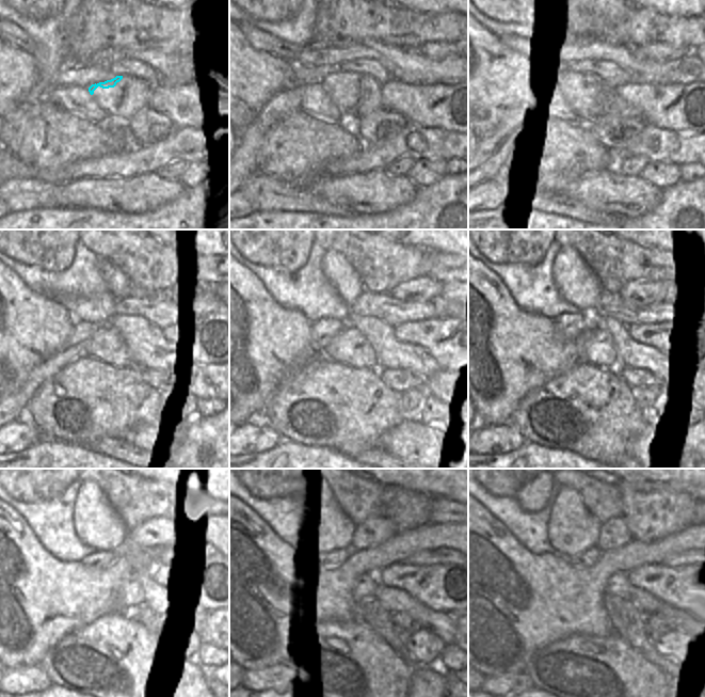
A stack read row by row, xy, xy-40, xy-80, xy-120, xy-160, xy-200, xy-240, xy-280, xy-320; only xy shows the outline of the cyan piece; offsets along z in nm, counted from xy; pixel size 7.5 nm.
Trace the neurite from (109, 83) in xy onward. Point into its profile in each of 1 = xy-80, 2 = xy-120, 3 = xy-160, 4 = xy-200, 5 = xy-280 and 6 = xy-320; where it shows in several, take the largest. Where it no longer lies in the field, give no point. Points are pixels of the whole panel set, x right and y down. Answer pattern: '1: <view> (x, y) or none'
1: xy-80 (583, 80)
2: xy-120 (147, 347)
3: xy-160 (390, 353)
4: xy-200 (630, 353)
5: xy-280 (394, 600)
6: xy-320 (646, 605)

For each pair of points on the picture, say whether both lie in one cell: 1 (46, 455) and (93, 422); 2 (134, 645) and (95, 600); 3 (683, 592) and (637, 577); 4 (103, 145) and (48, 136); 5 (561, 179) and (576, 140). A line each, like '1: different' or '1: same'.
1: different
2: different
3: same
4: same
5: same

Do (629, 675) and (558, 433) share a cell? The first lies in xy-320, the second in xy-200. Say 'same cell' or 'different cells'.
same cell

